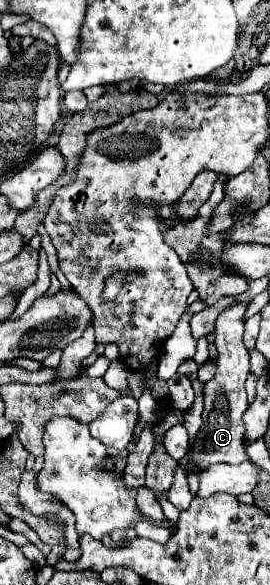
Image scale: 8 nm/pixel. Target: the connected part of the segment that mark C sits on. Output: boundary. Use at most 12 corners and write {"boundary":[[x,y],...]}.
{"boundary":[[233,304],[215,324],[217,374],[203,388],[203,424],[189,472],[249,460],[243,414],[249,350],[247,304]]}

